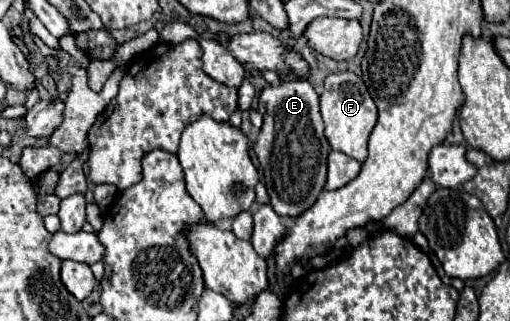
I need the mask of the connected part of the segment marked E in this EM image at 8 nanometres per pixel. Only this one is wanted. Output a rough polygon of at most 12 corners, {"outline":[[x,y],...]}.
{"outline":[[312,83],[266,85],[254,143],[270,205],[294,217],[326,183]]}

